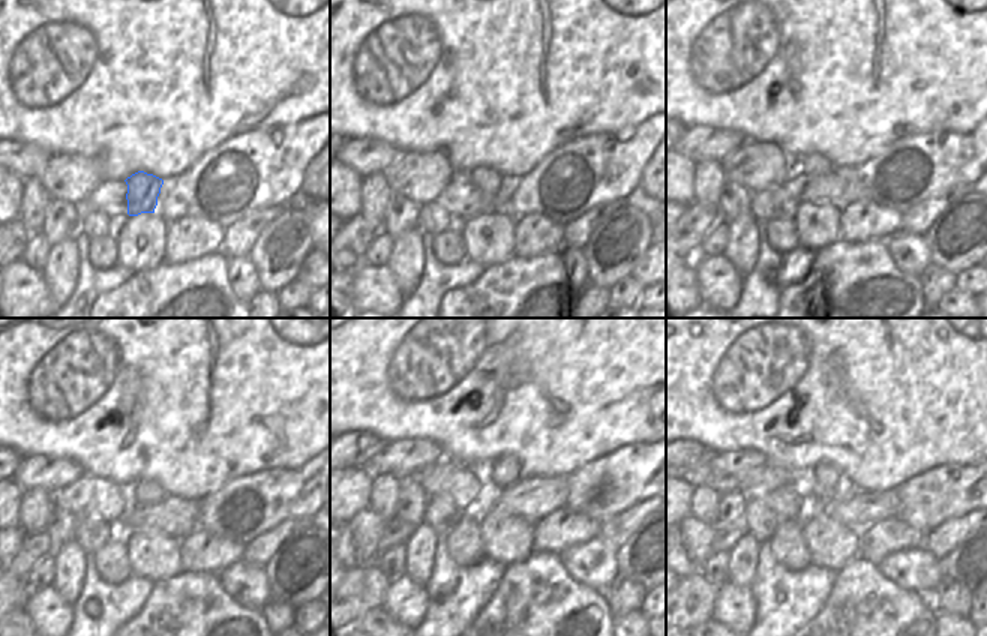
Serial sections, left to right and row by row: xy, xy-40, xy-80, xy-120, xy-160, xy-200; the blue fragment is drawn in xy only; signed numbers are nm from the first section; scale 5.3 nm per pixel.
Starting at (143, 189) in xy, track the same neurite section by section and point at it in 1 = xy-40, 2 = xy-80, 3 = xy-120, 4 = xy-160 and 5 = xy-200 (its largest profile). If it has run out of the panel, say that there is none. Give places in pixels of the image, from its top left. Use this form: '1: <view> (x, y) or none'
1: xy-40 (488, 182)
2: xy-80 (812, 164)
3: xy-120 (146, 492)
4: xy-160 (489, 489)
5: xy-200 (828, 482)

